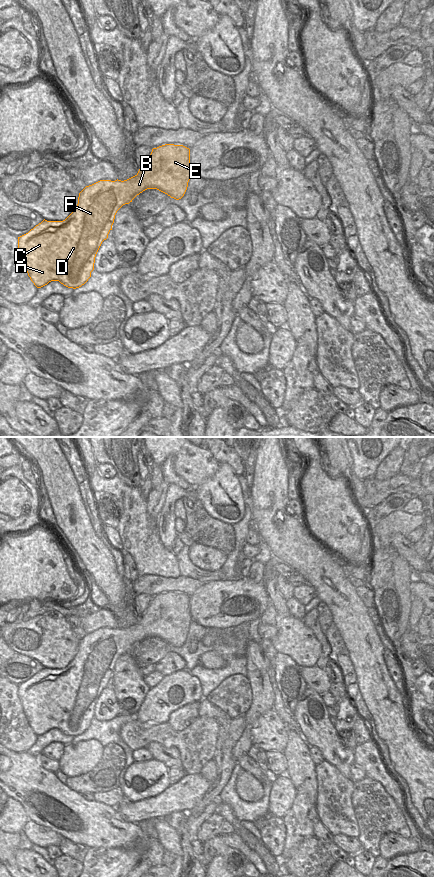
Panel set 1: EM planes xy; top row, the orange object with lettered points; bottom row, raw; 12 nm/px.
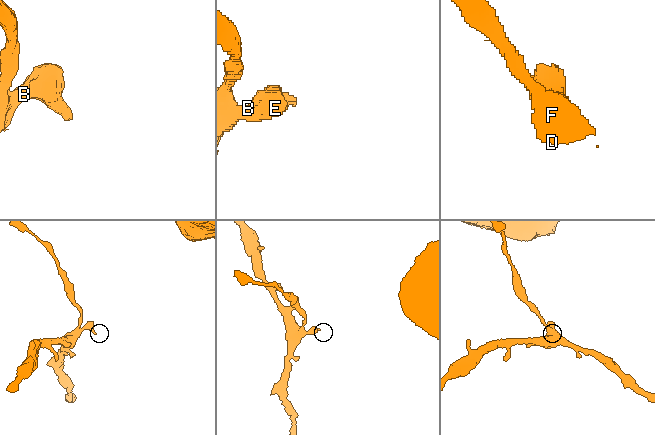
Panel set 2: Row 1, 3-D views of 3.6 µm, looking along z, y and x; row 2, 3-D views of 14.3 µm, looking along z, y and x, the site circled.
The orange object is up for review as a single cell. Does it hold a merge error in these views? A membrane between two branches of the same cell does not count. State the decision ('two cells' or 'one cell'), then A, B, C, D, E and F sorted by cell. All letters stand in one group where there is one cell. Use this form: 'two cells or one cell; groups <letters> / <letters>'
one cell; groups A B C D E F

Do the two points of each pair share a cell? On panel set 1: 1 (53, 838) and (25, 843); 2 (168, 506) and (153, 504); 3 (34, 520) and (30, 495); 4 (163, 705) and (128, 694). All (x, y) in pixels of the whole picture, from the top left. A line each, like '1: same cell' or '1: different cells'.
1: different cells
2: different cells
3: different cells
4: different cells

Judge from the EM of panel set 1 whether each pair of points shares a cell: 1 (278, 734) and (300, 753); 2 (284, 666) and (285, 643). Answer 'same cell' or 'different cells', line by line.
1: different cells
2: different cells

